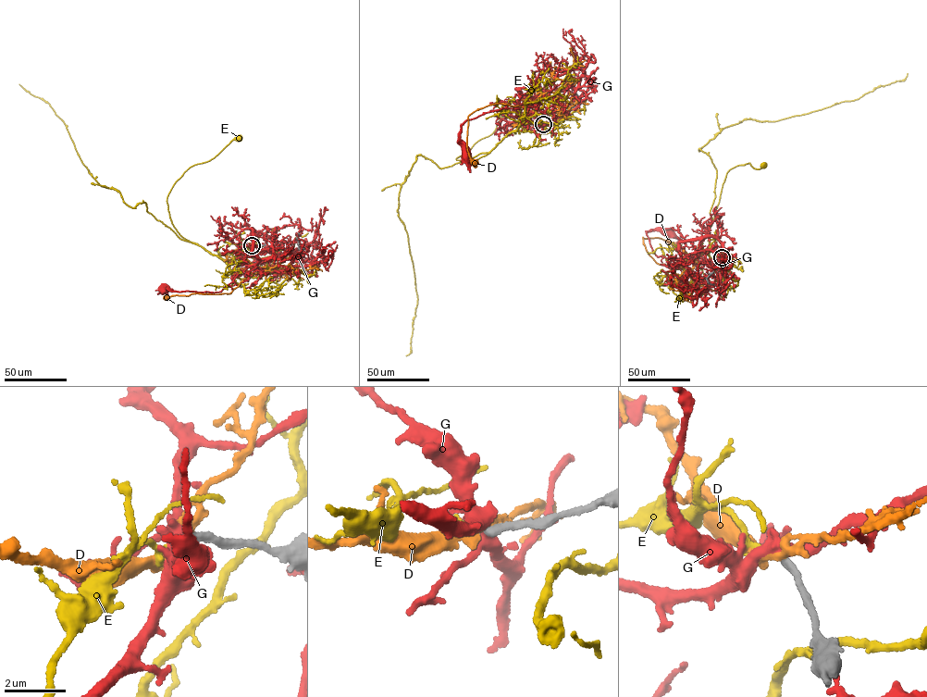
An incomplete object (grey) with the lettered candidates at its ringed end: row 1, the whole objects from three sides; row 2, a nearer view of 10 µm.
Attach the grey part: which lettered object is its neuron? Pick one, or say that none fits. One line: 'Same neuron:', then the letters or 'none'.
Same neuron: none

